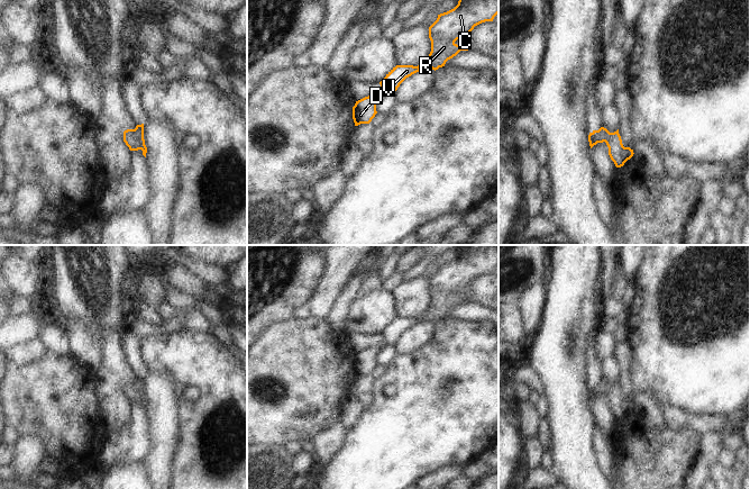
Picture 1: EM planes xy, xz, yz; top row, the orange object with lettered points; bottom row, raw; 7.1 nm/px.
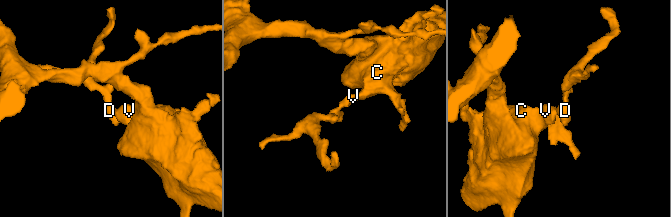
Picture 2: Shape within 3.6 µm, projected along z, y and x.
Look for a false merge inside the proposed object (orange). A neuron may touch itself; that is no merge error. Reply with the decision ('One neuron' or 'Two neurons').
One neuron.

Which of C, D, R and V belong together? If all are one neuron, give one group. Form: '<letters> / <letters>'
C D R V

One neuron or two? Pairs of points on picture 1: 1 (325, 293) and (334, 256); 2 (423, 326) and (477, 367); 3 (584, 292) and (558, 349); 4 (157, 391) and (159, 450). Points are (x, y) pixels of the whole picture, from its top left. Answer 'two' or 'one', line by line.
1: one
2: two
3: one
4: one

